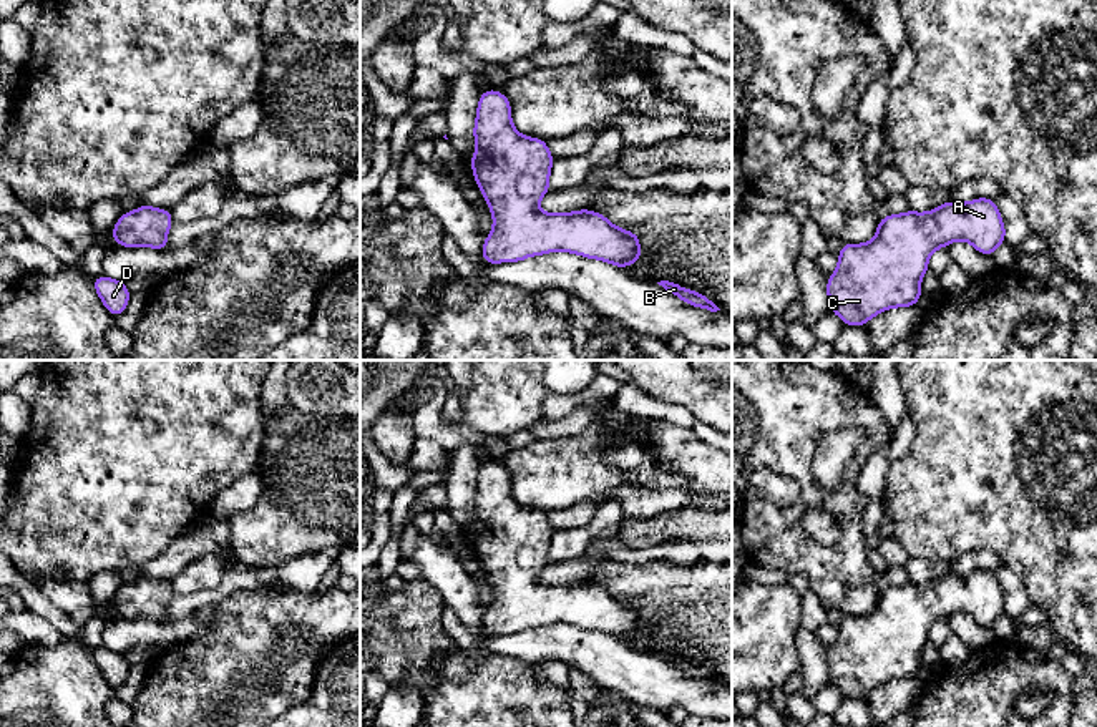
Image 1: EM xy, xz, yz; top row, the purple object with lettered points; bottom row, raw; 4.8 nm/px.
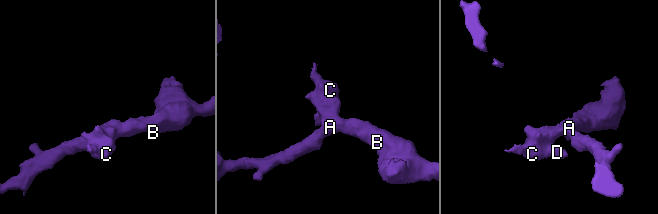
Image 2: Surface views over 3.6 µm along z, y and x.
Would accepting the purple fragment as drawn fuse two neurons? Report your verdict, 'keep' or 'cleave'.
keep

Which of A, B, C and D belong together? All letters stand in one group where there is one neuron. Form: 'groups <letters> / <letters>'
groups A B C D

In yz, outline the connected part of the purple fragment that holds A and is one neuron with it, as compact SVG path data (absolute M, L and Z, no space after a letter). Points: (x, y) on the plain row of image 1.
M992 569L969 574L944 573L938 581L880 589L875 609L866 616L845 614L838 624L838 637L826 651L830 684L845 697L866 697L876 686L895 679L918 677L921 651L929 641L929 627L953 612L968 612L982 627L992 627L1006 614L1006 599Z

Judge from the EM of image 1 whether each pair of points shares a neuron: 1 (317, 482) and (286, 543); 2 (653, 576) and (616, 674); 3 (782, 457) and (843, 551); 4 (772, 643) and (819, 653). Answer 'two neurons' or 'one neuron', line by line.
1: one neuron
2: two neurons
3: one neuron
4: two neurons

